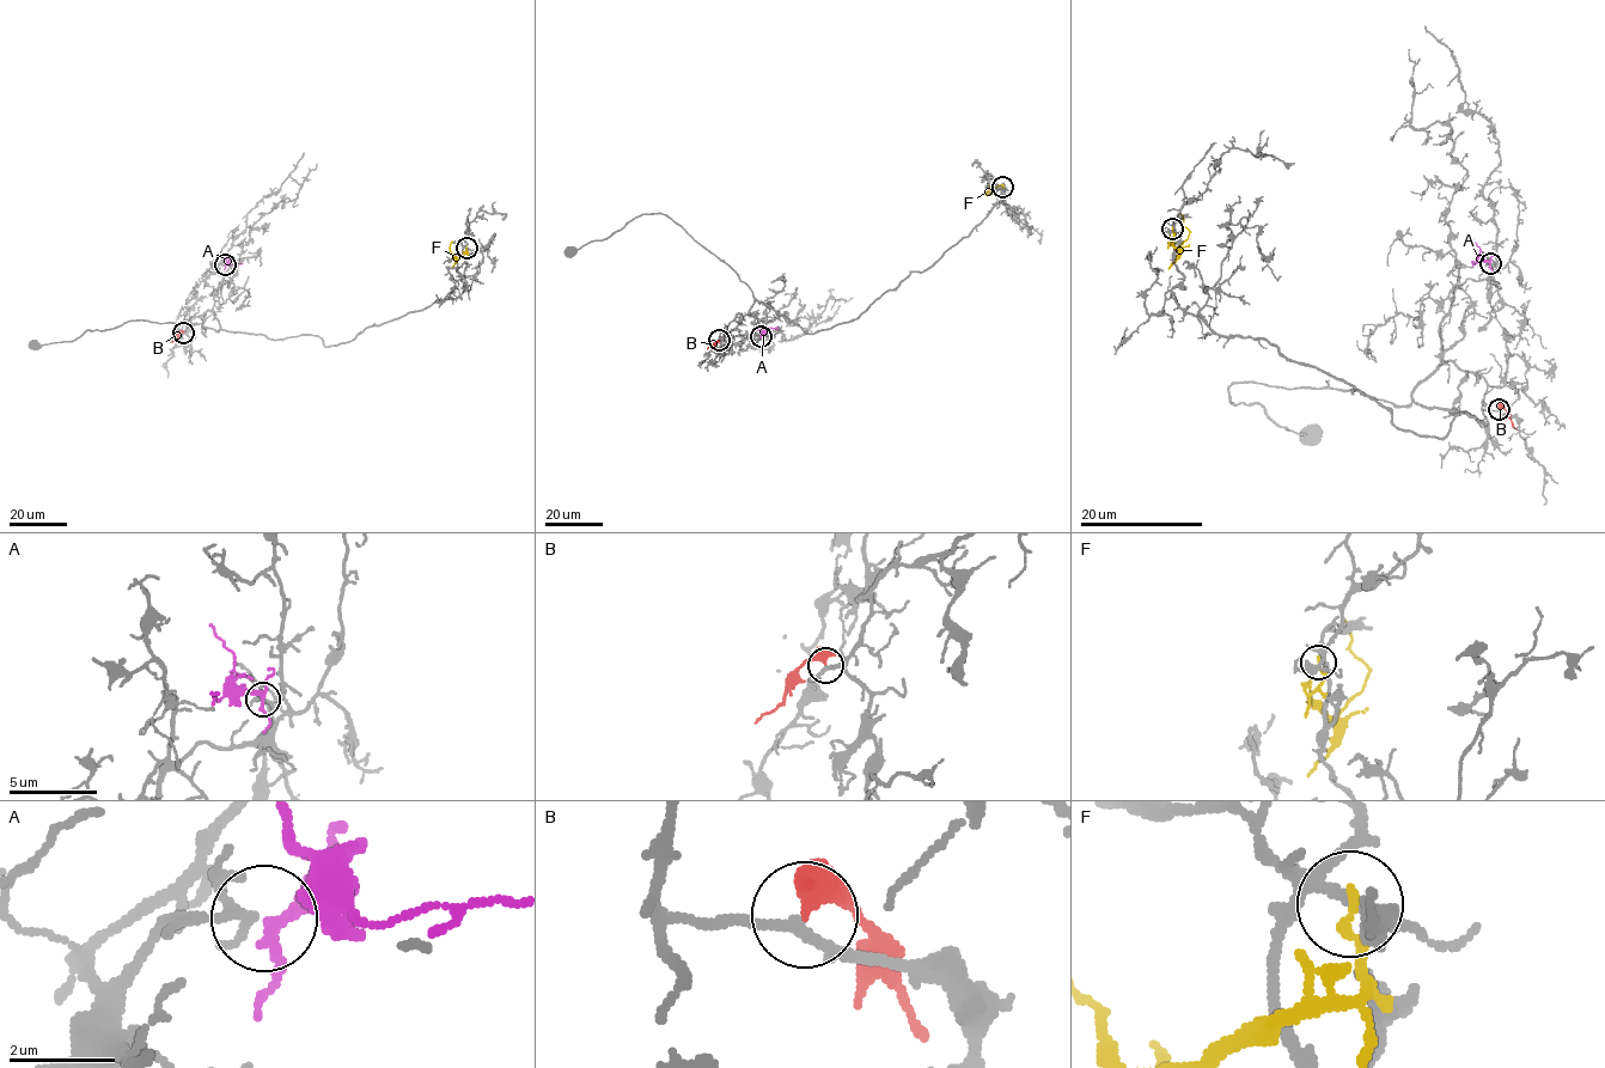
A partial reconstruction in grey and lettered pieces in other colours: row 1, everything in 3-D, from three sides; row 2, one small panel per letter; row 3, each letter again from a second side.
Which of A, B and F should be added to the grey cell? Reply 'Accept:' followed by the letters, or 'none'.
Accept: A

